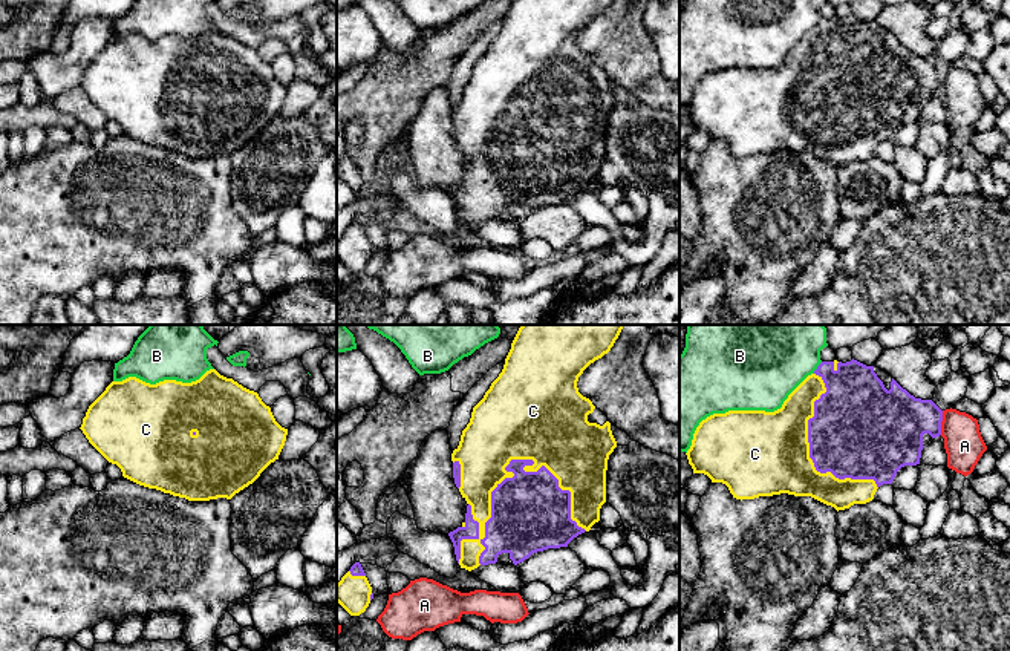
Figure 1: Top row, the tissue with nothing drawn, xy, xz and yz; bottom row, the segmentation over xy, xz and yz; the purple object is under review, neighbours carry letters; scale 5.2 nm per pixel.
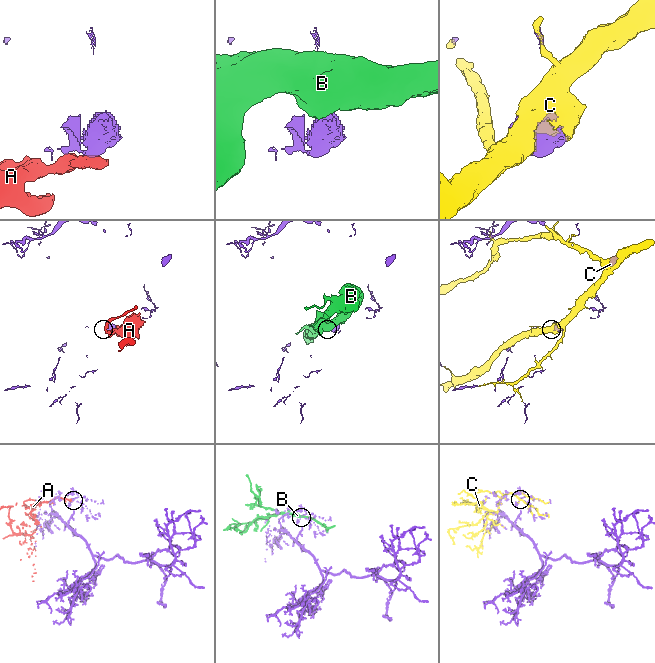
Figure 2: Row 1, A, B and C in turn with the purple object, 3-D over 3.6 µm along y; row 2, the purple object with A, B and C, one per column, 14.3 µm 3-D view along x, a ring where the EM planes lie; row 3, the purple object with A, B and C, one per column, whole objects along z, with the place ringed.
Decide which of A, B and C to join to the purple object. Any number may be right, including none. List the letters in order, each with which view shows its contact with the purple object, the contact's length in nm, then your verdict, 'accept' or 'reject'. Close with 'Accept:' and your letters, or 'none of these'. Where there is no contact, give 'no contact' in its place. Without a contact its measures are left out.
A: contact in yz; length 130 nm; reject
B: contact in yz; length 80 nm; reject
C: contact in xz; length 700 nm; accept
Accept: C

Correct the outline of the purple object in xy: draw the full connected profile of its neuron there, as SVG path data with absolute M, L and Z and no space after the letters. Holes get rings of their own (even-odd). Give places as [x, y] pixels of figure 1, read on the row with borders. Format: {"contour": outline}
{"contour": "M216 369L207 371L191 383L164 380L150 384L136 377L112 381L89 406L80 429L109 463L121 469L124 478L188 501L231 499L279 460L288 435L288 429L275 421L271 407L257 392L220 375Z"}

